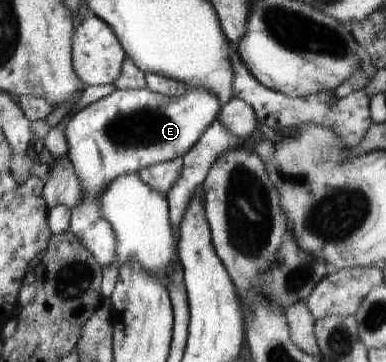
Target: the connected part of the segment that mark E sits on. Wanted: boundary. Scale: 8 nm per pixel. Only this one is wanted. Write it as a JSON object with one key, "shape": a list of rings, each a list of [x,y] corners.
{"shape":[[[205,88],[187,89],[185,96],[168,97],[147,89],[115,89],[106,97],[85,106],[79,111],[72,111],[65,119],[65,138],[67,138],[67,152],[75,176],[79,178],[83,188],[81,202],[70,212],[70,231],[79,239],[79,242],[87,248],[95,262],[101,268],[115,266],[117,256],[115,248],[118,248],[115,240],[115,232],[107,224],[107,220],[99,212],[99,198],[103,190],[123,174],[135,174],[141,168],[147,168],[153,164],[167,162],[181,158],[187,151],[191,150],[197,140],[201,138],[206,128],[218,120],[221,102],[215,94],[211,94]]]}

